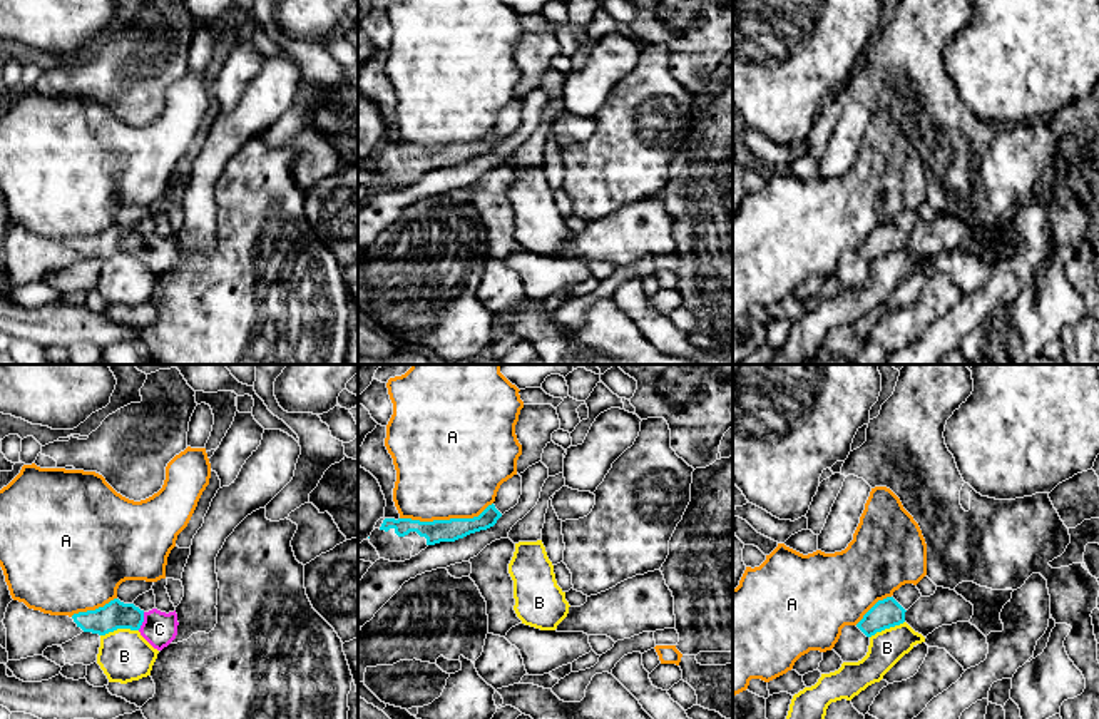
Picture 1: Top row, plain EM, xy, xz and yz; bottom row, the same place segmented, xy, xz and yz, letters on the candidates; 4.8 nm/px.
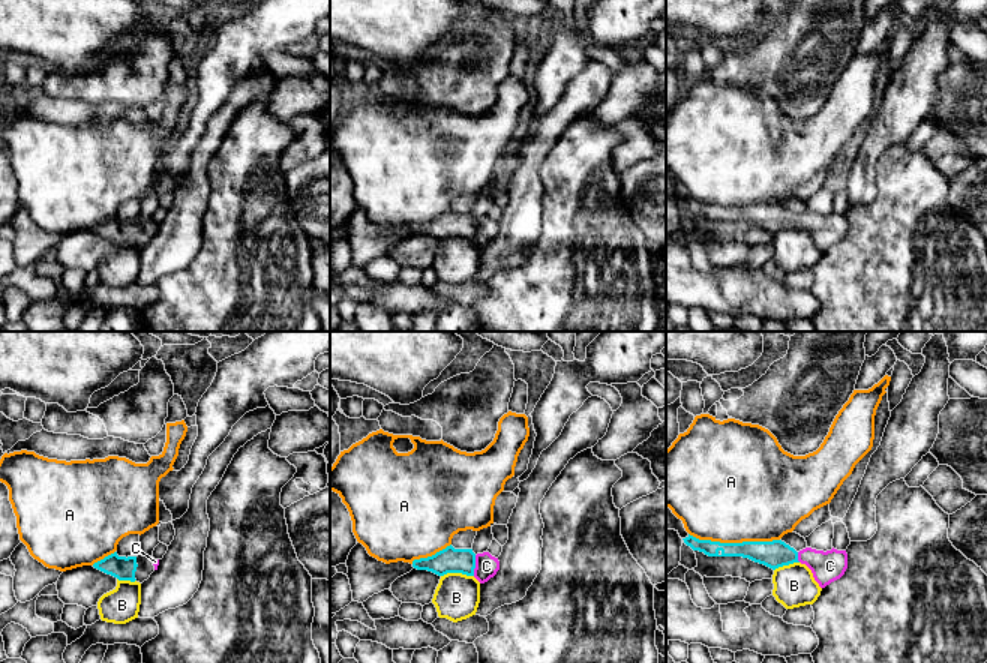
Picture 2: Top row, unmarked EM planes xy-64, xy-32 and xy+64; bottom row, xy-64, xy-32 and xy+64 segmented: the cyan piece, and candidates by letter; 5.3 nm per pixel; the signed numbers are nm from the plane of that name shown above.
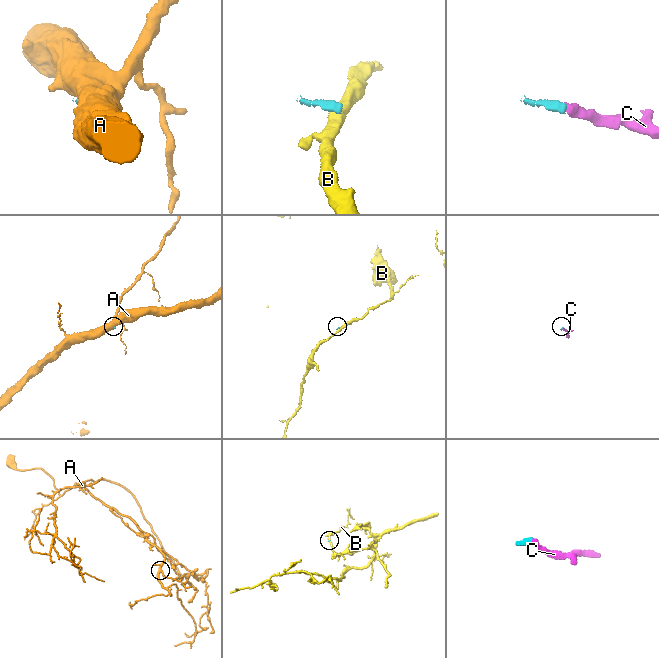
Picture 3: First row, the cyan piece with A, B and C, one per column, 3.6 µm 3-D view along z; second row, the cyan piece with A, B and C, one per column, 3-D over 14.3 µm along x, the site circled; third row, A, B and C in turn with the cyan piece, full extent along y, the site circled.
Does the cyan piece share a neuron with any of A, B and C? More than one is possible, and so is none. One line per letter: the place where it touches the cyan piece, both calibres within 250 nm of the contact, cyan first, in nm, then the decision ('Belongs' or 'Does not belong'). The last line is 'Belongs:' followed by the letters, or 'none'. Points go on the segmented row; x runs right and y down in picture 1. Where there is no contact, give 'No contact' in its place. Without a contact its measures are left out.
A: Touches cyan at xz (445, 520). Thickness 110 nm (cyan) against 480 nm. Does not belong
B: Touches cyan at xy (119, 627). Thickness 140 nm (cyan) against 260 nm. Does not belong
C: Touches cyan at xy (143, 621). Thickness 140 nm (cyan) against 170 nm. Belongs
Belongs: C

